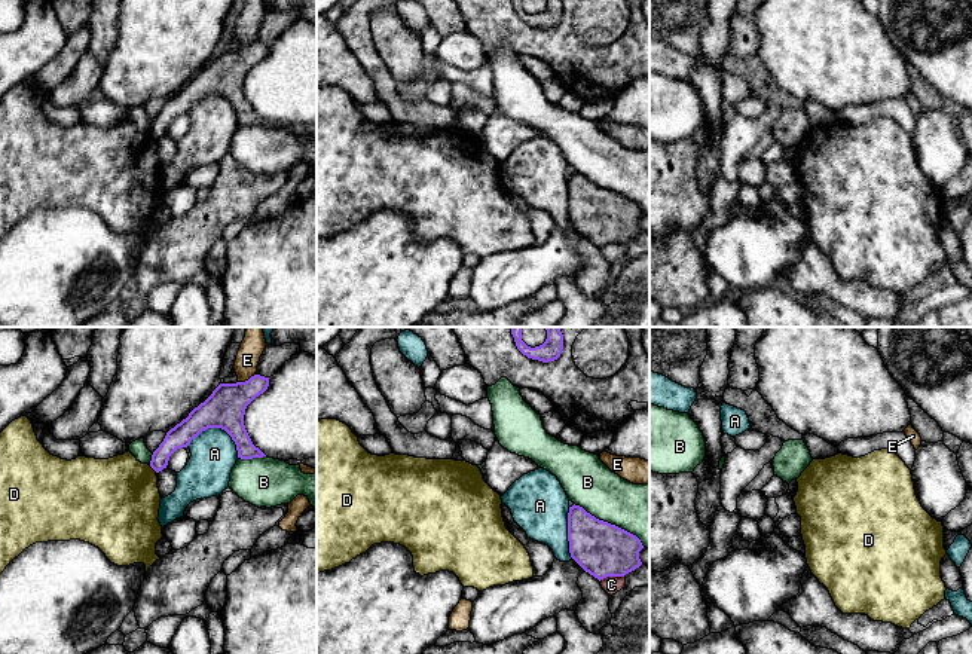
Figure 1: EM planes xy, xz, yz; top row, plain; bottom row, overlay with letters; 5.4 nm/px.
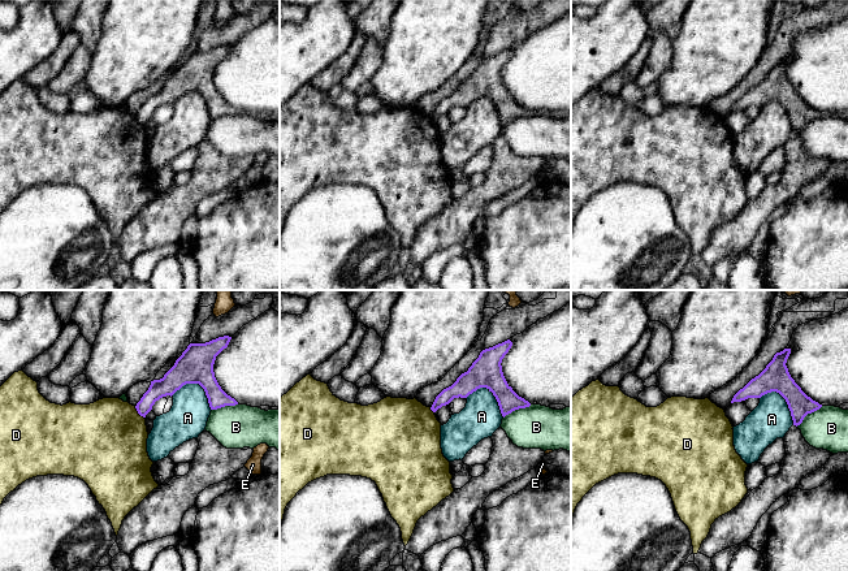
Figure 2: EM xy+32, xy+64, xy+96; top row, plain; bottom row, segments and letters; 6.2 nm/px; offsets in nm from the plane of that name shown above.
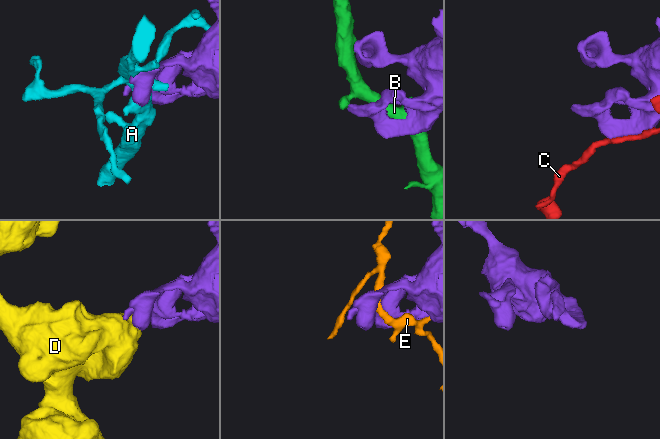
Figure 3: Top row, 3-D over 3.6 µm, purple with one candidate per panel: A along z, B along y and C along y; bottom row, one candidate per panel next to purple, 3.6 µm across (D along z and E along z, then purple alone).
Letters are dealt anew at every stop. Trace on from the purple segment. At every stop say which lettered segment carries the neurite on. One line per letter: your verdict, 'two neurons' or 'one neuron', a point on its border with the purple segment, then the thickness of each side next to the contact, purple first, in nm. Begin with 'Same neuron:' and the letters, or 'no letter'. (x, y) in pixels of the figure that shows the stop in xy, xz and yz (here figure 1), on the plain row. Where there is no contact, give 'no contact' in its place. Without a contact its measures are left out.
Same neuron: no letter
A: two neurons; meets purple in xy at (219, 94); 220 nm thick on the purple side, 240 nm on the other
B: two neurons; meets purple in xz at (610, 190); 300 nm thick on the purple side, 300 nm on the other
C: two neurons; meets purple in xz at (611, 243); 300 nm thick on the purple side, 100 nm on the other
D: two neurons; meets purple in xy at (153, 136); 120 nm thick on the purple side, 440 nm on the other
E: two neurons; meets purple in xy at (245, 48); 220 nm thick on the purple side, 130 nm on the other

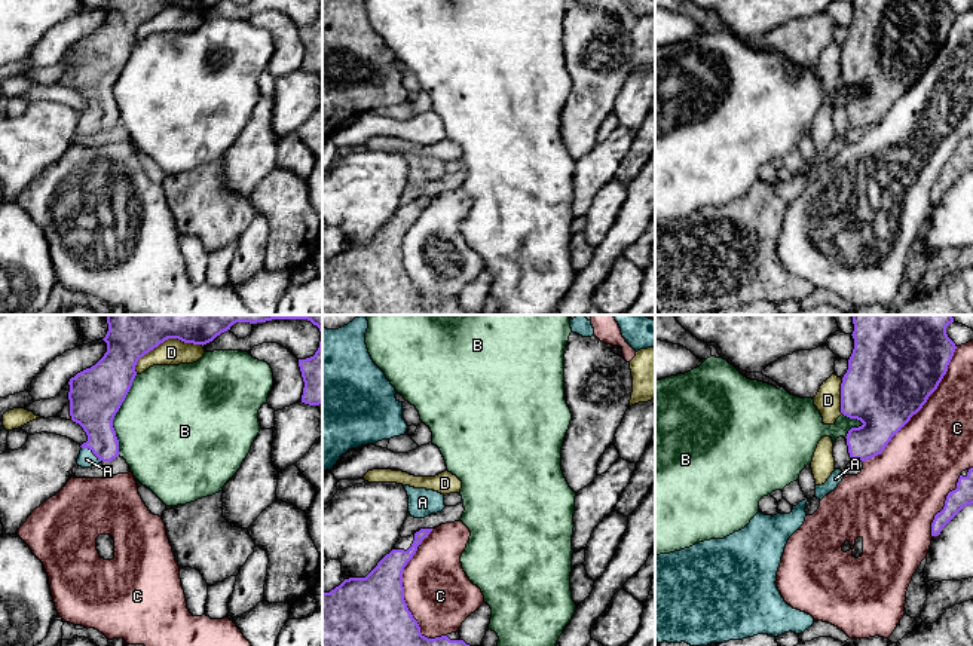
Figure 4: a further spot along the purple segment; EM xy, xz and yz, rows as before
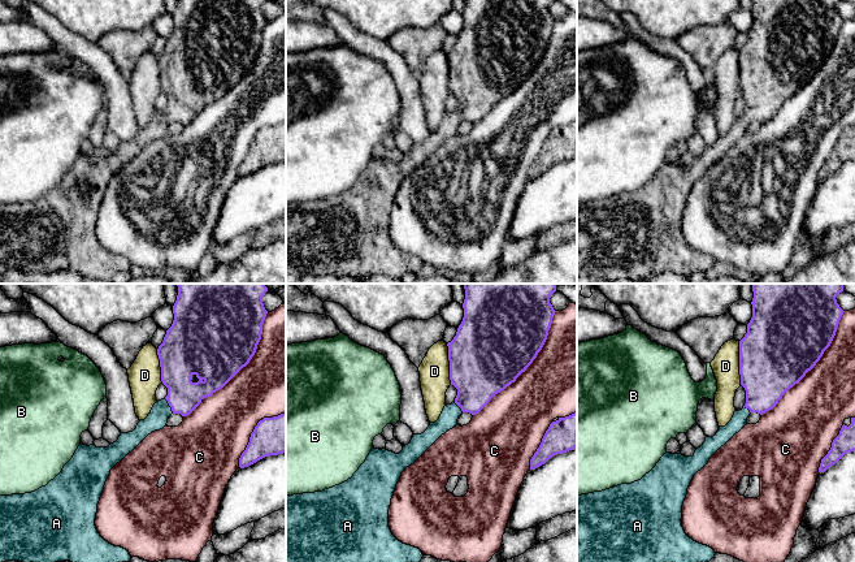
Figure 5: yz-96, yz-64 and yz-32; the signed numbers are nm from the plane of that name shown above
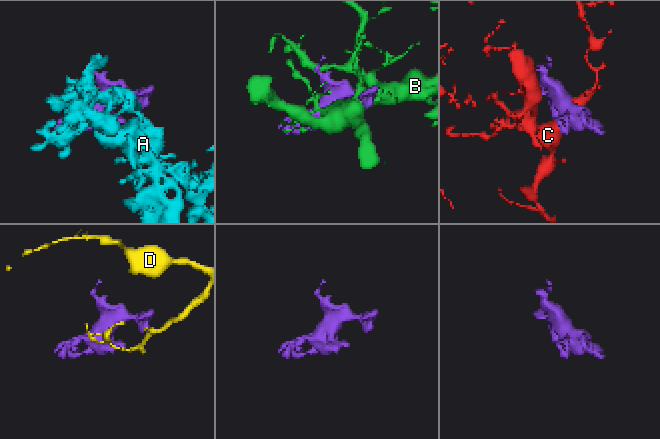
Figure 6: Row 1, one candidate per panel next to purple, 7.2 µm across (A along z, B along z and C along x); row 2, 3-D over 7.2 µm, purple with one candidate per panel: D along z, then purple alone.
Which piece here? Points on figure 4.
Same neuron: A
A: one neuron; meets purple in xy at (92, 119); 260 nm thick on the purple side, 90 nm on the other
B: two neurons; meets purple in xy at (115, 82); 300 nm thick on the purple side, 480 nm on the other
C: two neurons; meets purple in yz at (920, 76); 480 nm thick on the purple side, 400 nm on the other
D: two neurons; meets purple in xy at (165, 6); 190 nm thick on the purple side, 140 nm on the other

